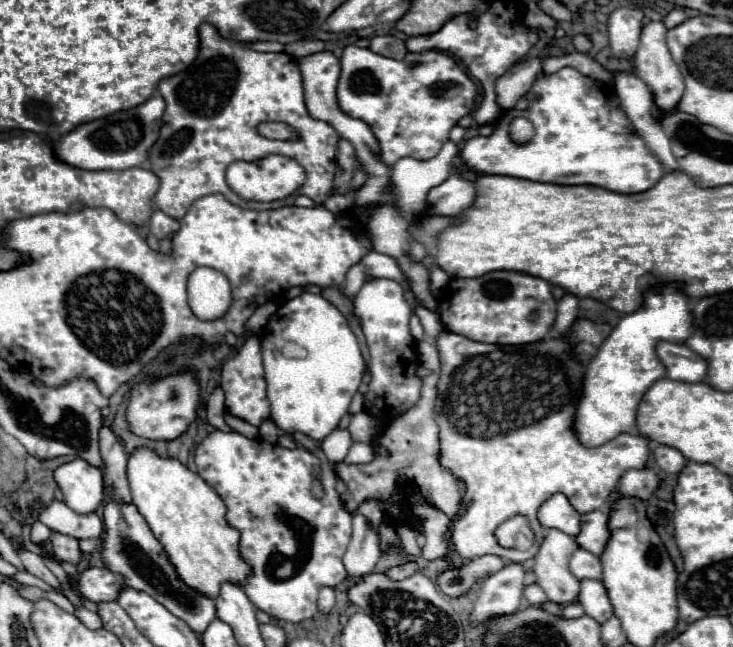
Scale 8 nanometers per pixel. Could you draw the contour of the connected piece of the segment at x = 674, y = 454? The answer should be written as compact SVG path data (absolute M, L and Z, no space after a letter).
M657 446L657 448L653 450L653 456L655 456L657 466L659 466L663 472L667 472L667 474L679 474L681 468L683 468L685 462L687 462L687 460L683 458L683 454L681 454L679 450L671 448L671 446Z

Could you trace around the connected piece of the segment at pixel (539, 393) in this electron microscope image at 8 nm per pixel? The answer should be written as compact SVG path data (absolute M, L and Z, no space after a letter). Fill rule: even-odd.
M441 330L437 336L437 350L441 368L445 368L441 384L437 386L439 396L435 402L435 410L439 410L435 412L435 418L441 434L441 466L451 470L451 474L465 484L459 514L453 518L451 534L451 544L461 558L471 560L483 554L495 554L505 562L525 562L533 558L545 536L545 528L537 520L537 510L549 496L561 492L569 498L577 512L593 512L605 506L613 486L617 486L617 478L621 478L625 470L643 468L647 464L649 440L643 436L619 434L615 440L597 448L585 448L577 442L575 434L571 432L571 424L581 396L583 366L571 358L571 346L565 336L525 346L497 346L469 342L469 338L461 338L461 334L449 334L449 330ZM515 514L527 516L535 532L535 542L527 552L501 548L493 536L495 528Z

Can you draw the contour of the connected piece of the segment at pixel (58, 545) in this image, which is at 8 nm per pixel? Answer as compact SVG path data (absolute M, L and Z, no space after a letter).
M53 532L51 534L51 542L53 542L53 552L55 558L59 560L67 560L71 564L77 564L81 560L81 552L79 552L79 540L71 538L71 536L63 536Z

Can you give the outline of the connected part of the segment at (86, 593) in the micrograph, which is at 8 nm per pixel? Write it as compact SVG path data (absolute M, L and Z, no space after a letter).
M85 568L77 574L75 582L69 578L71 590L93 602L109 602L119 596L119 590L125 586L123 578L109 572L107 568Z

